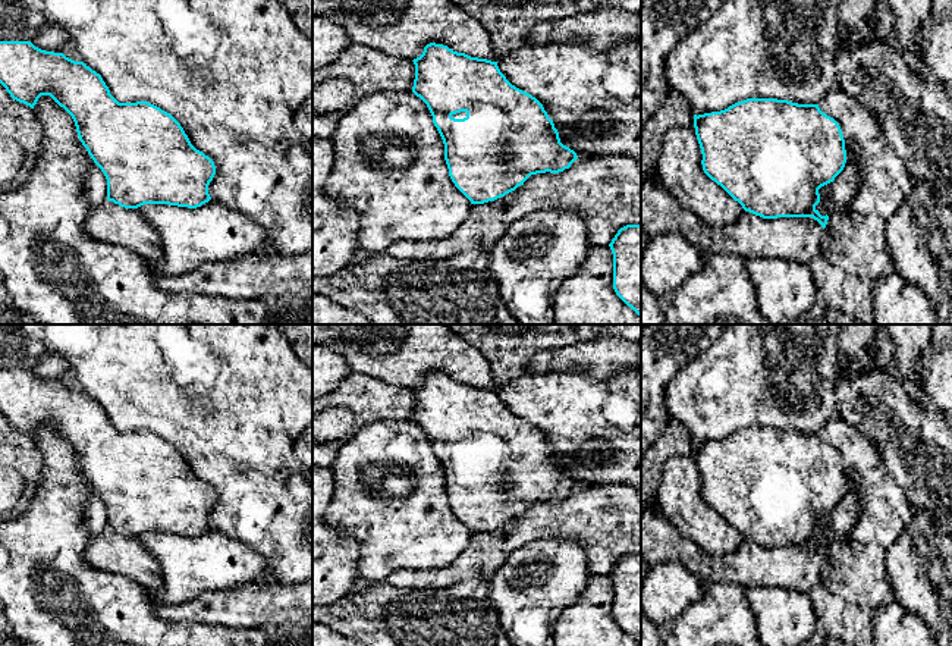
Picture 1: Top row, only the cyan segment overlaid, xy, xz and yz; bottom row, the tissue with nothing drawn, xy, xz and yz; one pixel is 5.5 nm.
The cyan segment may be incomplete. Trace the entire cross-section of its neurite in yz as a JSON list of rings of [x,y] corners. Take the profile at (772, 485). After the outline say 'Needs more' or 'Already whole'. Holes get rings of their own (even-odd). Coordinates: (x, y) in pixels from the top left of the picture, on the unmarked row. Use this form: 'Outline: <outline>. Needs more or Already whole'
Outline: [[[747,427],[744,430],[738,430],[720,440],[711,440],[704,443],[694,443],[694,457],[695,464],[703,483],[703,499],[704,502],[720,514],[735,530],[738,530],[745,540],[750,540],[763,548],[777,548],[777,546],[813,546],[817,549],[824,558],[829,549],[829,545],[821,545],[816,534],[820,531],[819,518],[830,511],[843,499],[846,492],[846,479],[845,468],[842,464],[842,458],[839,452],[823,442],[819,433],[798,433],[788,429],[777,427]]]. Already whole

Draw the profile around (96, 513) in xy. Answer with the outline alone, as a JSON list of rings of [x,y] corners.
[[[95,492],[89,493],[85,501],[84,527],[91,536],[107,530],[107,508]]]

